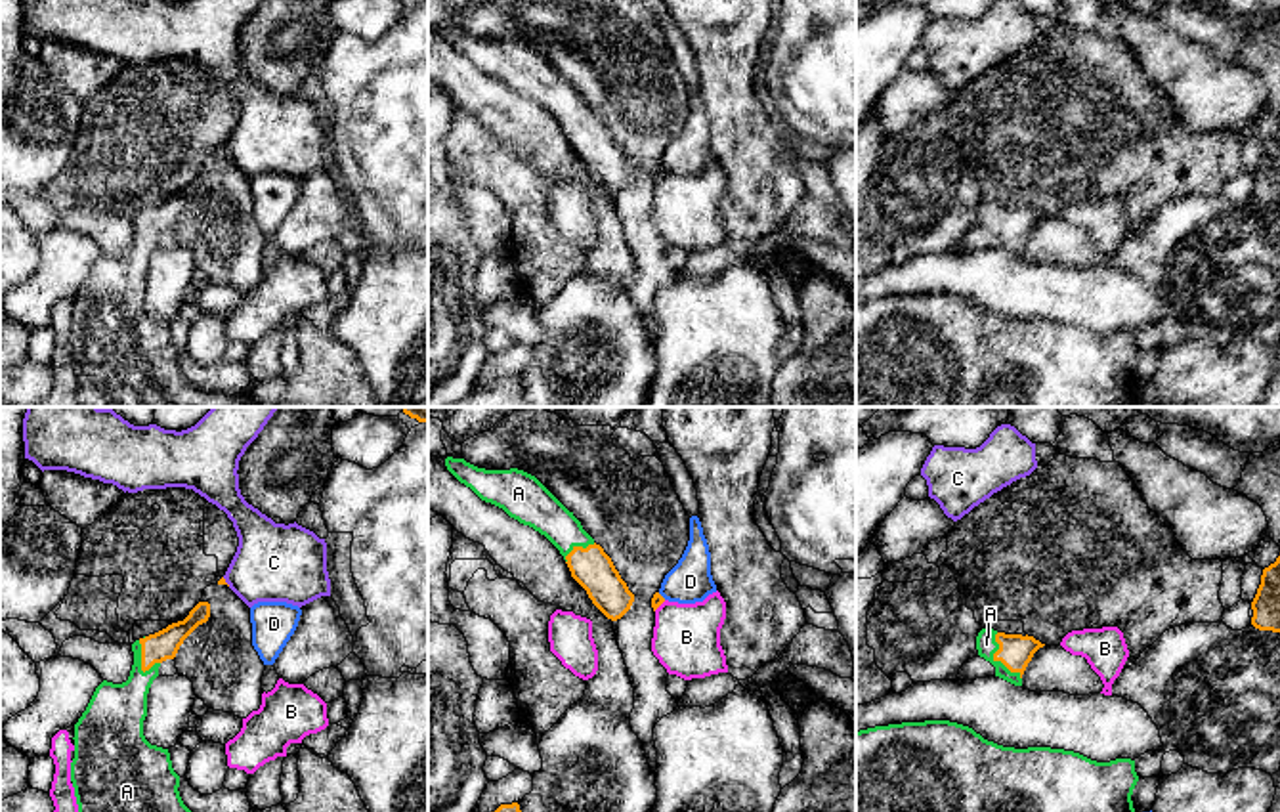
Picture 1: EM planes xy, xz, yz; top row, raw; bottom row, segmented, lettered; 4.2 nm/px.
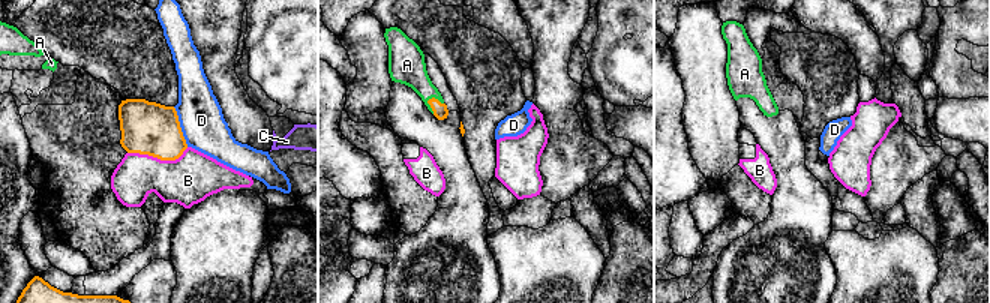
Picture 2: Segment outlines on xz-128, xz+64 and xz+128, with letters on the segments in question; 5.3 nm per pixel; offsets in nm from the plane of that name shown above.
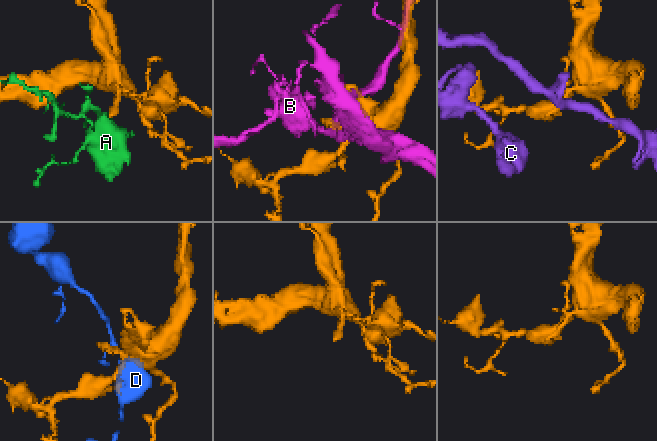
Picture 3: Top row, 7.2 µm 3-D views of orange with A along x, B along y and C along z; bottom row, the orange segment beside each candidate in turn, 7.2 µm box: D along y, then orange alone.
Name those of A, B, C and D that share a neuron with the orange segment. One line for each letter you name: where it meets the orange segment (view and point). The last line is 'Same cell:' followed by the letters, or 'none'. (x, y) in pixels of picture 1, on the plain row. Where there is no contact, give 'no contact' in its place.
A: contact yz (996, 232)
Same cell: A

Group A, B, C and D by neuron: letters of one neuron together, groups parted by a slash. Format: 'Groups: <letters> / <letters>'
Groups: A / B / C / D

